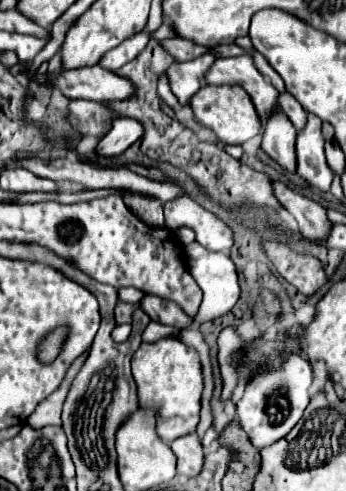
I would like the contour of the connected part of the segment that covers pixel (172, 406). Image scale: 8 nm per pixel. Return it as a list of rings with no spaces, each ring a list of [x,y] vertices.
[[[162,338],[146,344],[132,356],[132,376],[138,386],[138,404],[144,410],[156,410],[156,432],[164,444],[174,442],[180,436],[192,434],[200,420],[200,396],[202,396],[202,372],[200,360],[194,348],[182,344],[178,338]]]

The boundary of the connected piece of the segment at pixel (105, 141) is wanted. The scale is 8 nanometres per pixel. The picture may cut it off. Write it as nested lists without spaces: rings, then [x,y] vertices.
[[[116,118],[112,122],[110,132],[98,142],[96,154],[104,158],[120,156],[130,144],[134,144],[142,136],[142,124],[132,118]]]

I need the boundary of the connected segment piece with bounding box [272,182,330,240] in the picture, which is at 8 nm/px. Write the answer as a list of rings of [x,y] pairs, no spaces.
[[[272,182],[272,186],[274,186],[274,194],[280,200],[280,204],[296,218],[304,238],[326,240],[326,232],[330,232],[330,218],[326,210],[320,204],[292,192],[282,182]]]

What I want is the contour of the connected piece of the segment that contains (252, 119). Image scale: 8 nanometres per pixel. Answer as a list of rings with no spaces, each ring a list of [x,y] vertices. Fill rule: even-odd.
[[[206,84],[190,98],[188,104],[194,112],[194,118],[202,126],[210,128],[222,144],[244,144],[246,140],[254,138],[260,132],[260,118],[258,118],[254,104],[244,88]]]

